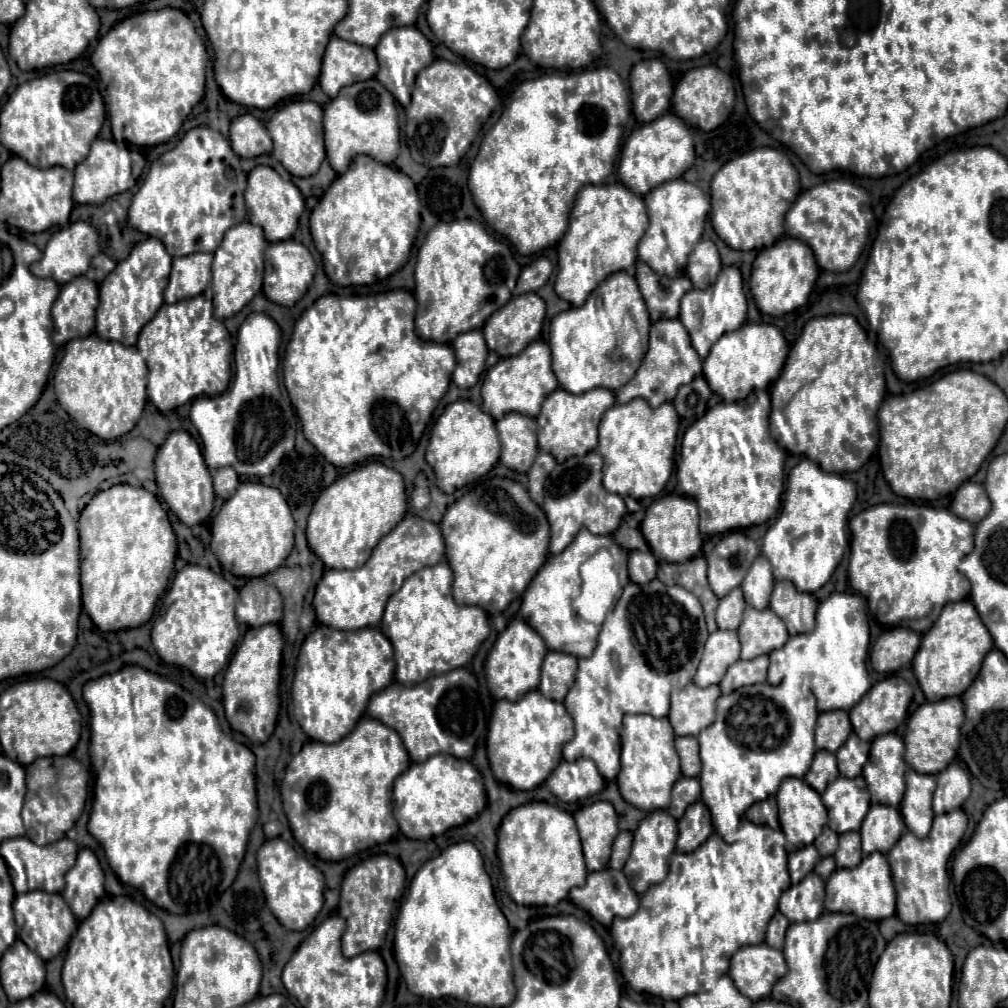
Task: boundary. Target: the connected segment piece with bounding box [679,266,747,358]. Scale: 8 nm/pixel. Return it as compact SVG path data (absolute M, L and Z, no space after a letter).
M723 266L721 274L717 276L717 282L709 286L709 290L693 288L691 292L687 292L681 300L679 320L689 330L691 346L701 358L705 358L705 354L709 354L709 346L713 346L713 342L717 342L721 334L737 330L737 326L743 326L747 320L747 298L743 294L741 270L737 266Z

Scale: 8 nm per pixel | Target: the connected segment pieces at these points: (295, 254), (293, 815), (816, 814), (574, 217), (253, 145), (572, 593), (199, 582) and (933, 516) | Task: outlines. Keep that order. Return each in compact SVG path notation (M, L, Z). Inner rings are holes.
M285 240L285 242L275 242L269 244L265 252L265 280L263 280L263 294L281 306L293 306L297 300L303 298L307 292L311 280L315 274L315 260L311 252L295 242L295 240Z
M361 718L355 730L335 744L307 742L289 762L281 784L283 810L295 840L329 862L391 840L399 834L393 818L393 782L409 764L399 734L373 718Z
M785 778L775 798L787 842L795 848L809 846L827 824L827 810L821 796L805 780Z
M621 182L583 186L575 198L569 228L557 244L557 276L555 292L573 306L581 306L585 298L613 272L629 270L637 260L637 244L647 230L647 210L641 196L633 194Z
M243 114L231 122L228 138L235 154L243 158L255 158L273 148L267 128L251 114Z
M579 530L579 534L575 536L575 540L561 552L561 554L555 554L555 556L549 556L547 562L543 564L543 568L537 572L537 576L533 578L533 582L527 586L525 594L523 594L523 602L521 602L521 618L533 626L533 630L537 630L537 634L541 634L541 638L545 640L547 648L549 650L557 650L557 652L565 652L565 654L571 654L575 658L589 658L593 654L593 648L595 648L595 642L597 642L597 634L599 634L599 626L591 624L591 622L585 622L581 616L577 616L573 612L573 600L581 594L581 586L583 586L583 580L579 578L579 566L591 558L597 550L607 550L613 558L613 566L617 570L617 578L619 578L619 584L621 584L621 592L617 594L615 602L613 602L613 608L620 598L625 584L629 582L627 578L627 551L622 549L617 542L613 542L613 536L599 536L599 534L591 534L589 530Z
M187 564L175 574L173 584L167 588L159 604L159 614L153 622L151 640L157 654L175 666L191 670L199 678L213 678L223 670L239 640L235 620L237 590L219 574L209 568Z
M877 504L849 520L850 549L849 584L869 602L871 614L883 626L905 626L923 634L933 626L941 608L949 602L959 602L969 596L969 580L959 572L959 564L975 548L977 524L957 518L947 508L917 506L917 504Z

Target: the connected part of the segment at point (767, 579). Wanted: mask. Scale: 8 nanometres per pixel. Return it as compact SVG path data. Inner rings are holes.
M759 556L753 566L749 568L741 588L745 594L745 602L757 610L763 610L769 606L771 600L771 592L773 592L773 574L771 574L771 566L769 560L765 556Z

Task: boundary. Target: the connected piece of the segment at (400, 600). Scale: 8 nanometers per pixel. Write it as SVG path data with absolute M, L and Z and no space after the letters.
M443 560L437 566L421 568L411 574L385 606L381 632L389 638L395 650L395 680L405 686L423 682L433 674L445 674L453 668L467 666L489 636L487 612L479 606L455 604L451 582L453 572Z

